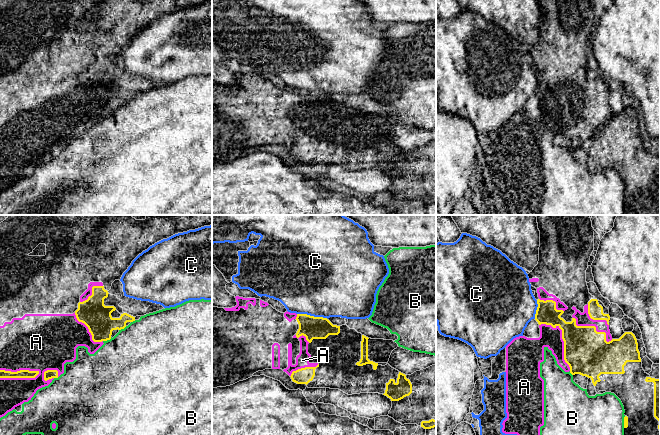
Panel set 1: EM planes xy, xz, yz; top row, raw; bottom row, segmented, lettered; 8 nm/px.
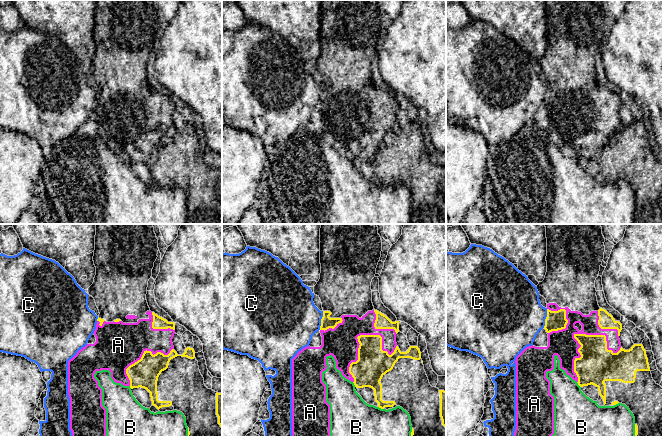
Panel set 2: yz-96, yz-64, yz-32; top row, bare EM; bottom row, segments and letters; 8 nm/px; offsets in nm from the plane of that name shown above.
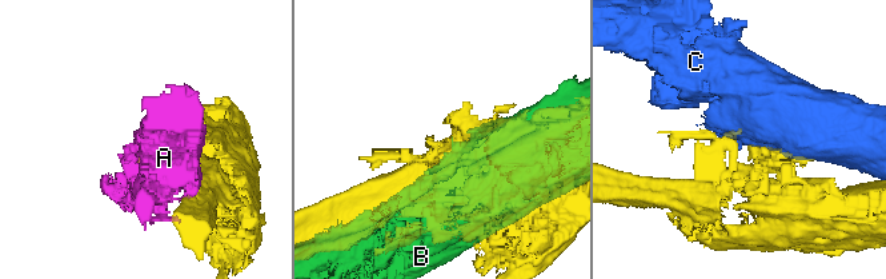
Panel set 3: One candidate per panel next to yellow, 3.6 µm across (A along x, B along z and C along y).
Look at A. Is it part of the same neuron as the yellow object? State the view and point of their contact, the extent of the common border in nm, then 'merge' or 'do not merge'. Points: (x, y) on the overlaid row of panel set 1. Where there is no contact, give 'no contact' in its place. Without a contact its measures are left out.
xy (20, 370) | 320 nm | do not merge

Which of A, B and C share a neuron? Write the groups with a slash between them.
A / B / C

